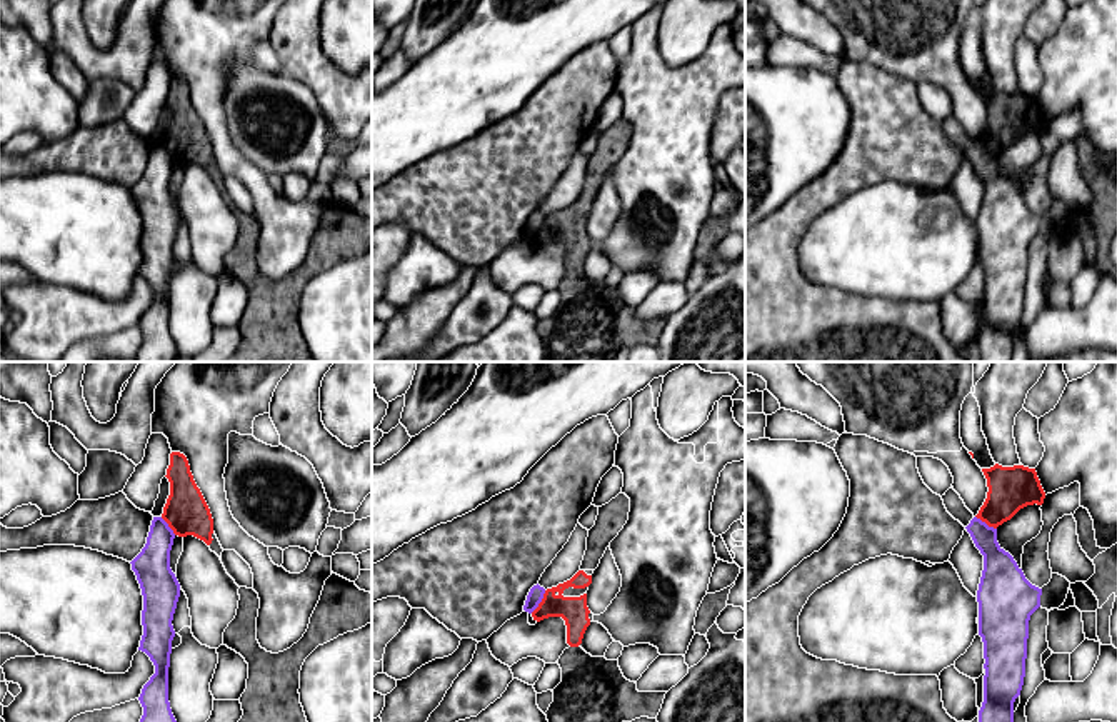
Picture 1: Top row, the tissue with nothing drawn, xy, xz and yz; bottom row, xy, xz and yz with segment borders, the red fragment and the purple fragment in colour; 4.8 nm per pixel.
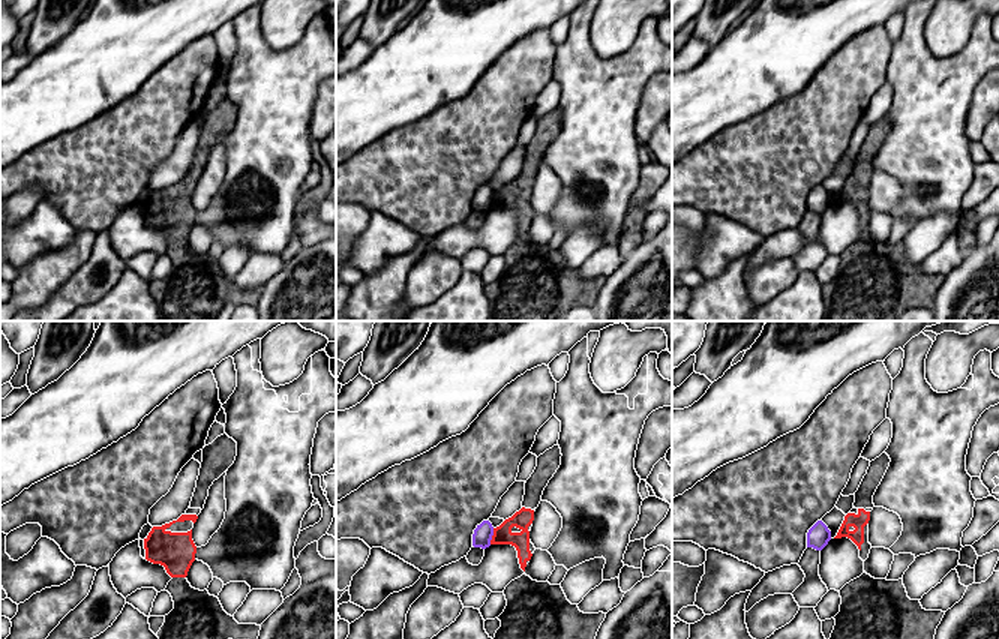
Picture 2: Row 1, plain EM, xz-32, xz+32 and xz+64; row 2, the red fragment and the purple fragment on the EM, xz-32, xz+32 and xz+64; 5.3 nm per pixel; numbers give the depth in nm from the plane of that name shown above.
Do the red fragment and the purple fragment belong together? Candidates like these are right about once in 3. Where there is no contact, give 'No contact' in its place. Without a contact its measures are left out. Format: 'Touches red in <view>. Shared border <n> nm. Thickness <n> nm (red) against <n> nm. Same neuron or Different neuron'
Touches red in xz. Shared border 130 nm. Thickness 140 nm (red) against 70 nm. Different neuron

